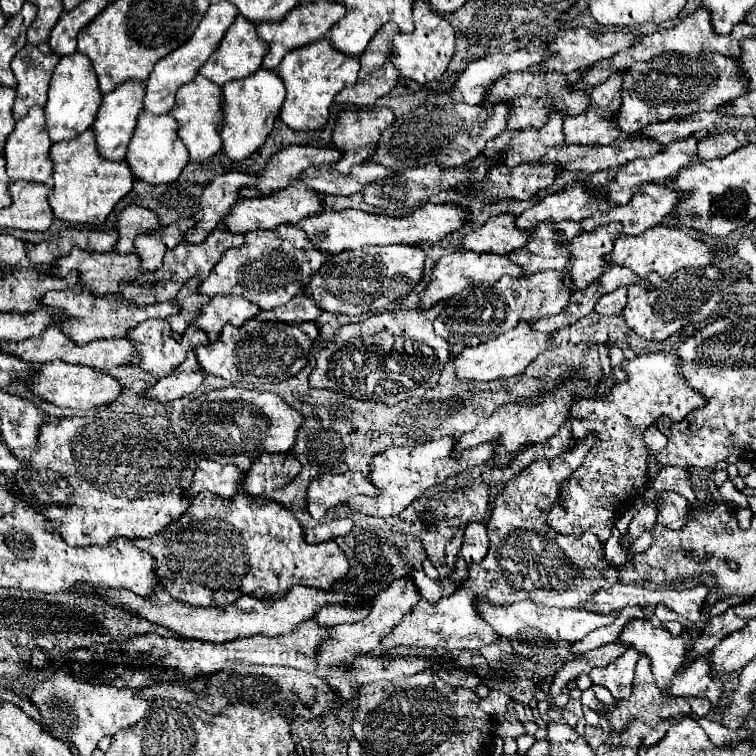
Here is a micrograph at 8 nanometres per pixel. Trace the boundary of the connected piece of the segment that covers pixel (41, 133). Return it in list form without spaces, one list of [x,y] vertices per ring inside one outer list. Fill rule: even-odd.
[[[32,106],[30,112],[16,122],[14,132],[8,136],[8,144],[4,148],[6,156],[6,170],[12,180],[32,180],[32,182],[42,182],[50,184],[52,180],[52,160],[50,160],[50,146],[52,140],[48,136],[46,128],[46,118],[44,118],[44,108]]]

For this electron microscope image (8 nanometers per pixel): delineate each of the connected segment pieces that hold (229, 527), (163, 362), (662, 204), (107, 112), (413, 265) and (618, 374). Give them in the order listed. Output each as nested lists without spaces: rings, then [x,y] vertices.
[[[202,492],[192,498],[188,510],[178,518],[176,524],[168,526],[162,534],[150,538],[130,540],[136,548],[152,554],[156,560],[158,584],[174,598],[188,606],[228,606],[242,594],[254,598],[276,598],[284,596],[288,588],[300,584],[320,590],[330,590],[338,580],[348,574],[348,560],[334,540],[318,545],[306,544],[300,522],[280,508],[280,504],[264,498],[252,498],[242,492],[230,500]]]
[[[144,320],[142,324],[138,324],[136,328],[132,328],[128,332],[128,340],[132,340],[132,344],[134,344],[134,354],[132,354],[134,362],[128,364],[128,366],[130,368],[138,366],[144,372],[156,374],[160,378],[168,376],[174,368],[178,368],[184,362],[188,350],[194,350],[200,344],[208,344],[208,336],[206,336],[204,330],[188,326],[184,330],[184,334],[180,336],[178,332],[172,332],[172,328],[170,328],[170,324],[166,320]]]
[[[642,184],[640,188],[636,188],[632,200],[626,206],[616,206],[606,216],[608,216],[608,222],[620,224],[620,234],[640,234],[642,230],[660,224],[664,216],[672,212],[672,208],[676,206],[676,200],[680,200],[680,194],[668,190],[664,184]]]
[[[128,80],[128,82],[120,84],[116,90],[104,94],[104,102],[102,102],[96,122],[92,126],[96,132],[98,150],[104,158],[116,160],[116,162],[122,162],[126,158],[126,150],[132,140],[138,114],[142,112],[142,106],[144,106],[144,94],[146,94],[146,84],[140,80]]]
[[[364,246],[358,250],[344,250],[336,256],[332,256],[318,272],[312,274],[310,282],[304,288],[306,296],[312,296],[314,304],[320,310],[336,312],[336,314],[364,314],[364,312],[376,312],[380,308],[386,308],[388,304],[408,296],[412,288],[418,286],[422,280],[422,250],[418,246]]]
[[[612,347],[610,349],[610,365],[612,367],[612,372],[614,372],[614,377],[616,380],[624,380],[624,370],[622,370],[621,366],[623,361],[625,360],[625,357],[623,355],[623,352],[621,349],[617,347]]]

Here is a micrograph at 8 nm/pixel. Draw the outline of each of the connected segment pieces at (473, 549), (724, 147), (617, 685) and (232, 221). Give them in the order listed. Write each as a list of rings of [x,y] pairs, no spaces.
[[[472,522],[468,524],[466,528],[466,534],[464,534],[464,544],[462,544],[462,550],[460,550],[460,556],[468,562],[468,564],[474,564],[474,562],[482,562],[488,554],[488,530],[484,524],[480,522]]]
[[[724,132],[718,136],[708,136],[698,142],[696,154],[704,160],[714,160],[714,158],[724,158],[730,152],[742,148],[744,142],[744,132]]]
[[[629,648],[618,660],[616,659],[616,662],[610,663],[604,668],[594,668],[590,672],[590,678],[594,684],[608,688],[614,698],[624,700],[632,692],[632,680],[634,680],[638,658],[639,653],[635,649]]]
[[[294,182],[272,196],[238,200],[234,204],[234,208],[230,210],[230,214],[224,218],[224,228],[228,232],[234,232],[234,234],[246,234],[250,230],[268,230],[268,228],[276,228],[278,224],[296,224],[304,216],[312,216],[312,214],[322,212],[322,210],[324,208],[320,204],[320,196],[316,196],[316,192],[312,192],[310,188],[304,188],[302,182],[300,184]]]

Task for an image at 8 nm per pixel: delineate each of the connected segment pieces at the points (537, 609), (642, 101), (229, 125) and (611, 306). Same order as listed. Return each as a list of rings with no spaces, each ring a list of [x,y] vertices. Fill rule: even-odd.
[[[474,596],[474,606],[478,610],[478,616],[492,626],[492,630],[500,636],[506,636],[516,648],[516,652],[524,652],[524,656],[532,656],[536,664],[554,666],[558,662],[568,662],[576,658],[576,654],[568,652],[566,644],[572,644],[580,638],[584,638],[593,630],[612,624],[616,614],[596,614],[588,610],[566,610],[566,608],[548,608],[540,606],[532,600],[520,600],[514,604],[492,604],[482,600],[480,596]]]
[[[690,14],[682,18],[680,24],[650,36],[654,46],[652,56],[656,58],[648,62],[636,62],[626,70],[620,90],[622,104],[612,116],[612,122],[624,134],[632,136],[650,122],[666,122],[672,118],[690,116],[700,110],[718,110],[722,104],[734,100],[736,96],[742,96],[748,90],[744,72],[740,72],[740,66],[734,58],[710,52],[700,54],[700,16]],[[676,52],[688,52],[688,56]]]
[[[260,68],[258,72],[254,72],[248,78],[232,80],[232,82],[224,84],[222,90],[224,90],[224,102],[222,102],[224,124],[220,128],[220,136],[224,142],[222,152],[232,160],[244,160],[266,142],[270,130],[274,128],[274,120],[280,114],[280,108],[282,108],[282,102],[286,96],[286,88],[278,76],[278,72]]]
[[[616,288],[614,292],[600,296],[594,310],[602,316],[612,316],[612,314],[620,314],[624,304],[626,304],[626,288]]]

